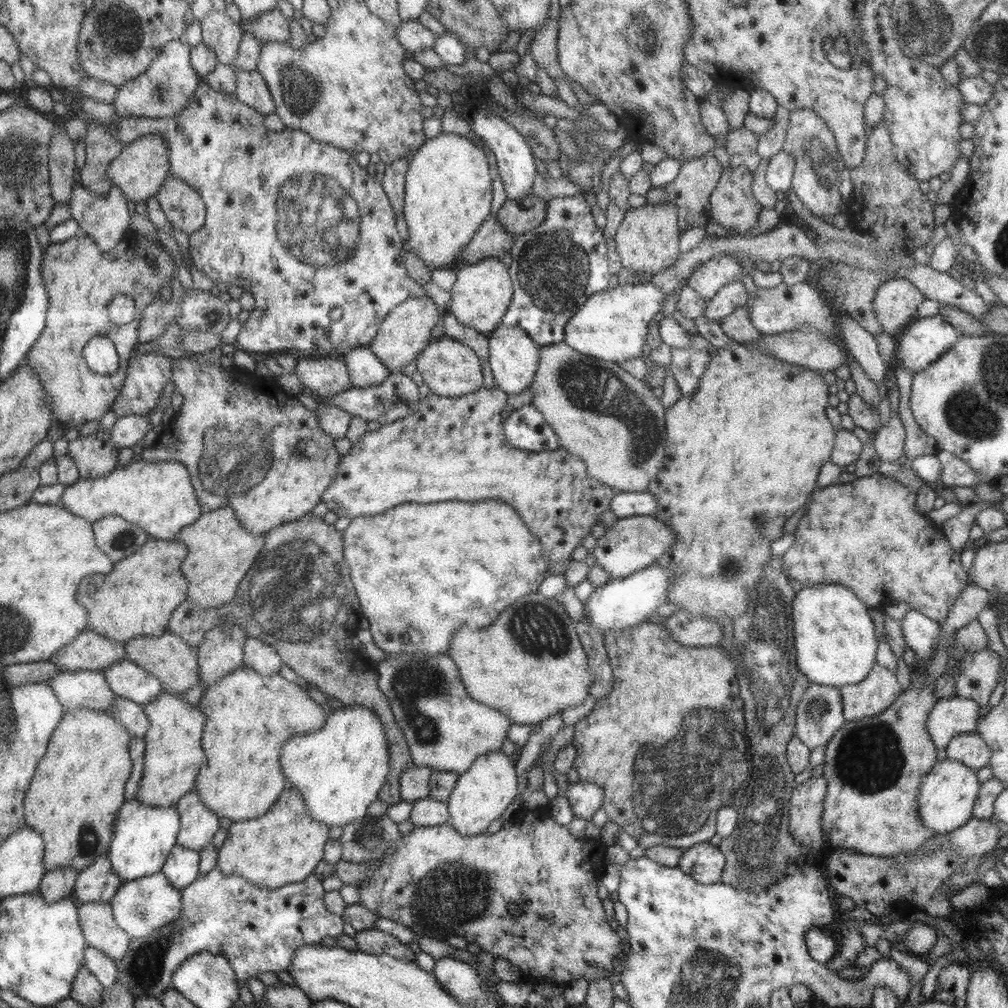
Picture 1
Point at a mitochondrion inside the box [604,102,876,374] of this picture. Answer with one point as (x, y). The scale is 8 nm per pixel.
(823, 172)

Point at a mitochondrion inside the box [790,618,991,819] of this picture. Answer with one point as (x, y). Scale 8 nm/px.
(869, 758)

